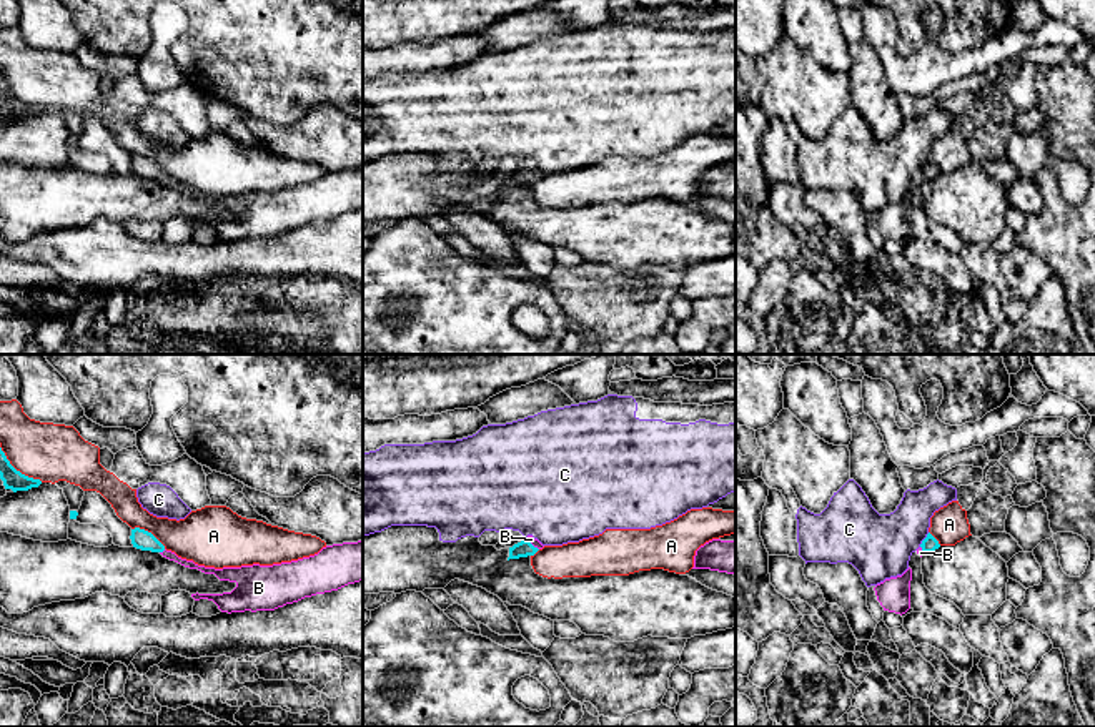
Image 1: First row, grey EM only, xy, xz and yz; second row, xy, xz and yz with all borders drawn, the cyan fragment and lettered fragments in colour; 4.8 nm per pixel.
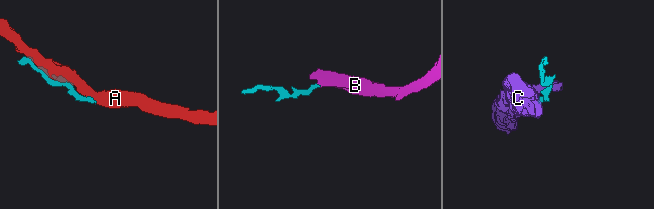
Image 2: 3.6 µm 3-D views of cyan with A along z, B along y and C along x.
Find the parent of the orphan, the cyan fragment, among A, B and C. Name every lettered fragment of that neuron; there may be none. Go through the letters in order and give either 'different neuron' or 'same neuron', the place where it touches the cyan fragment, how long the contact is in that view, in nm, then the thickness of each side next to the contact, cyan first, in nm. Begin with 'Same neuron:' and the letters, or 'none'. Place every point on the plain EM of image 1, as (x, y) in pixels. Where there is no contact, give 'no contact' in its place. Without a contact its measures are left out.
Same neuron: B
A: different neuron; contact xy (19, 98); length 260 nm; calibres 100 and 280 nm
B: same neuron; contact xy (162, 178); length 40 nm; calibres 100 and 50 nm
C: different neuron; contact yz (924, 167); length 90 nm; calibres 80 and 320 nm

